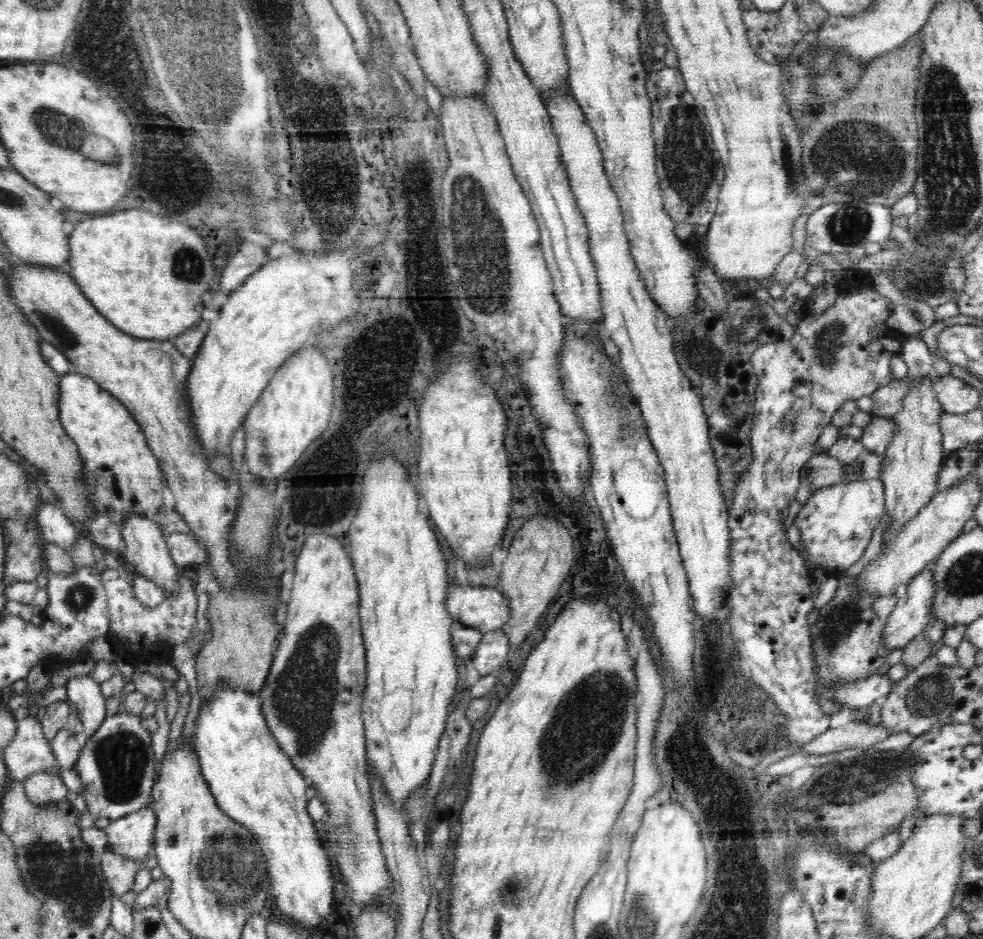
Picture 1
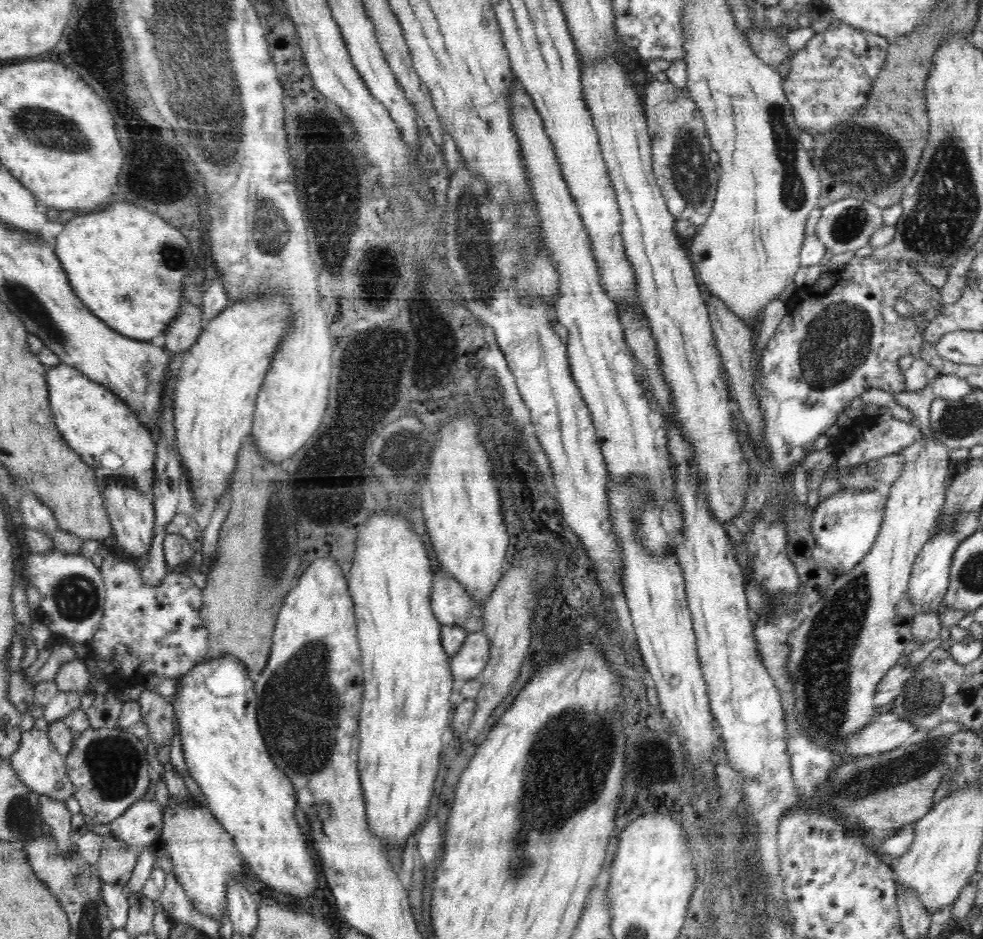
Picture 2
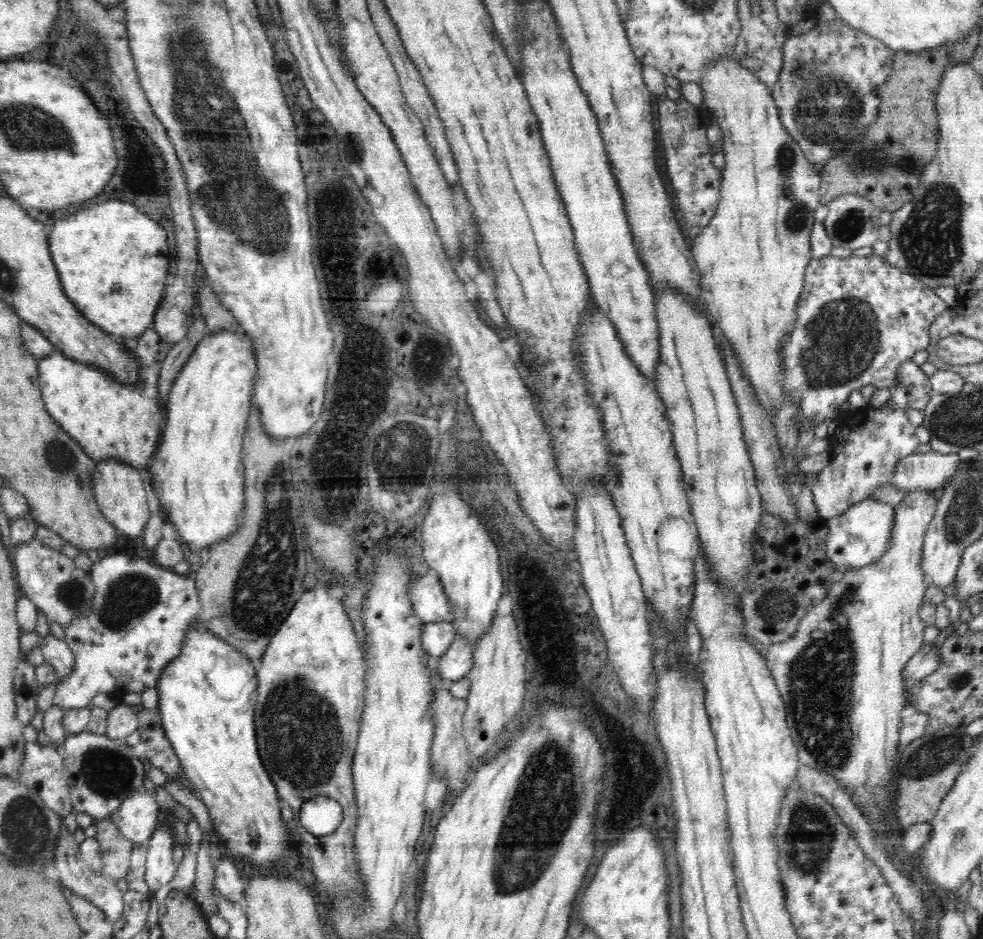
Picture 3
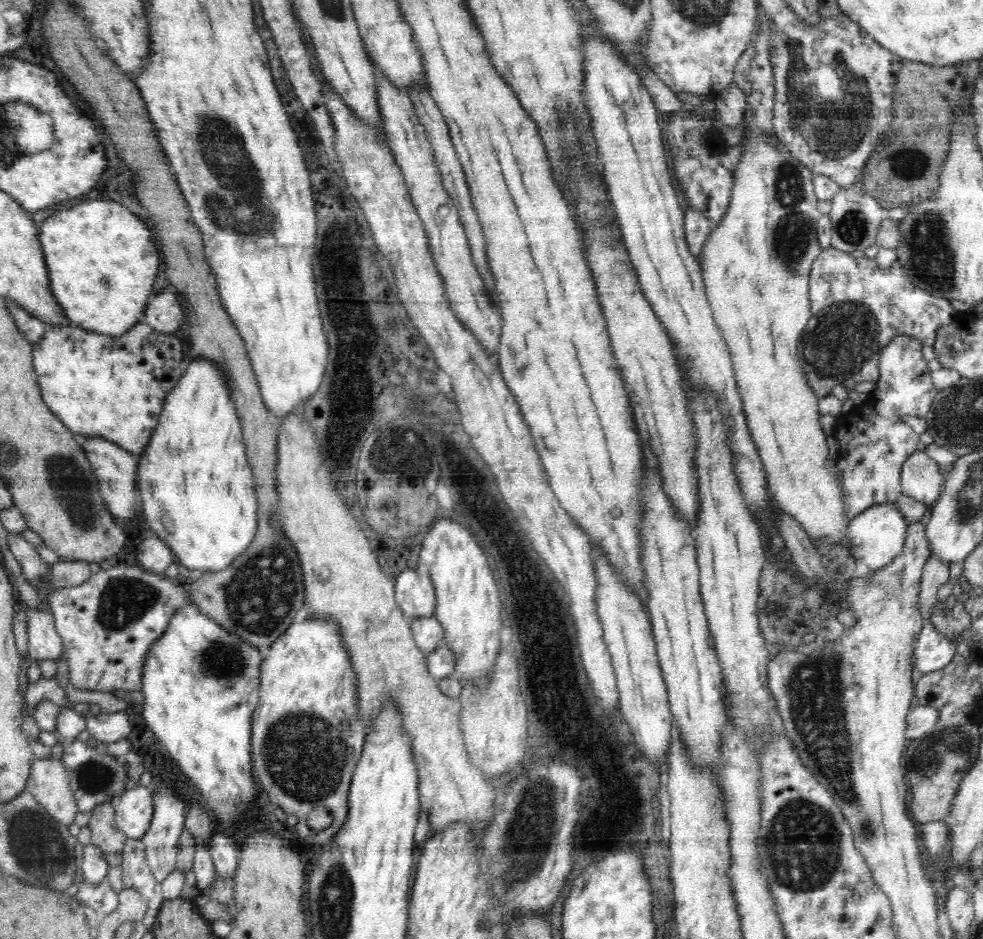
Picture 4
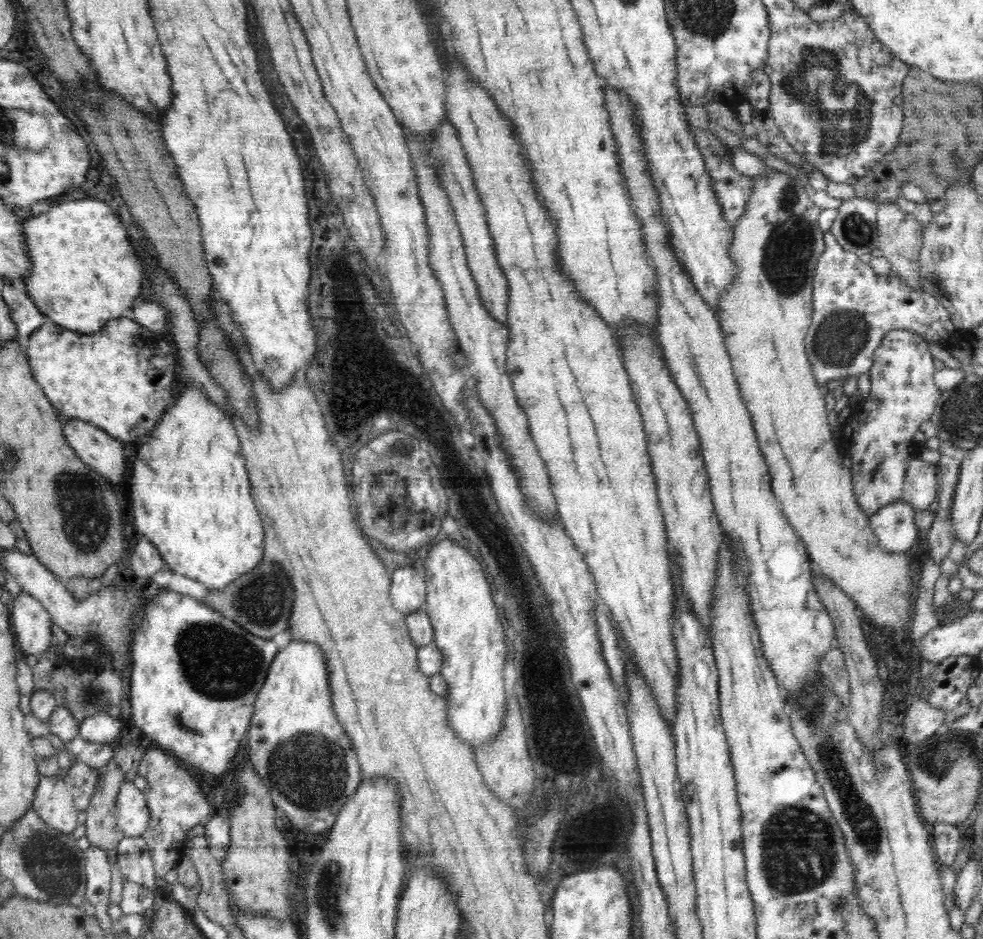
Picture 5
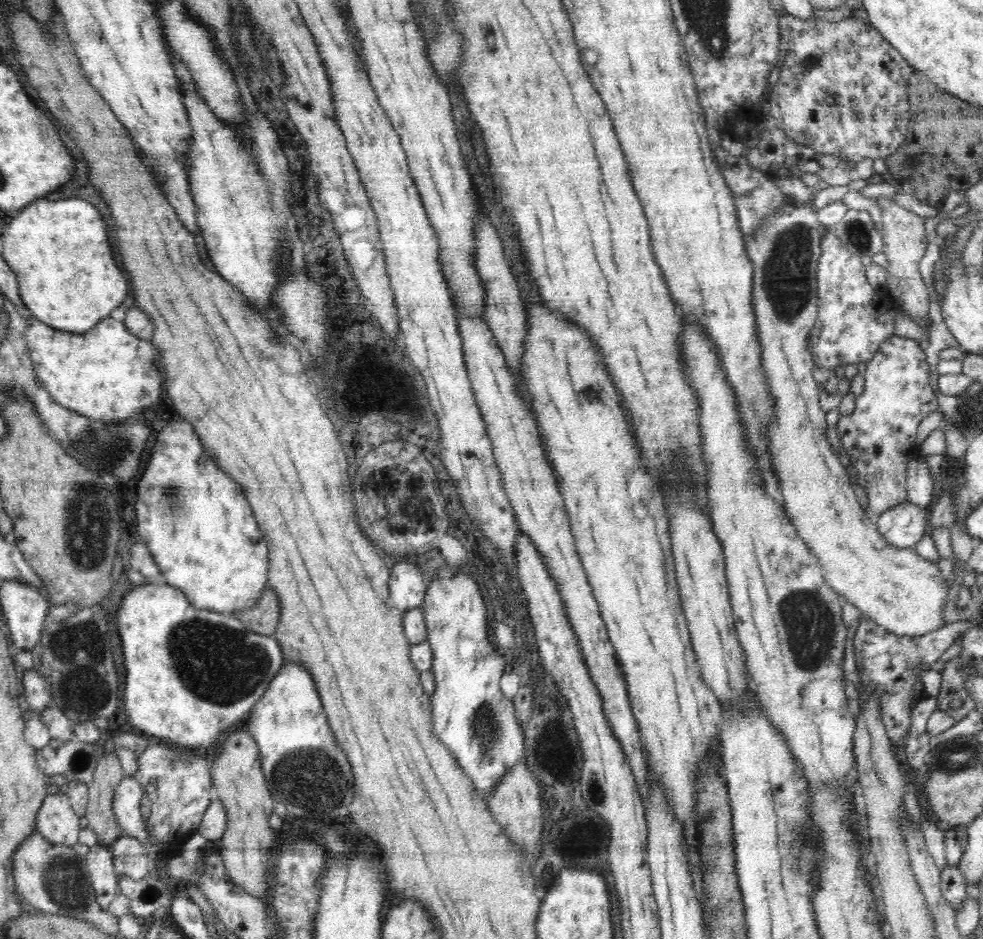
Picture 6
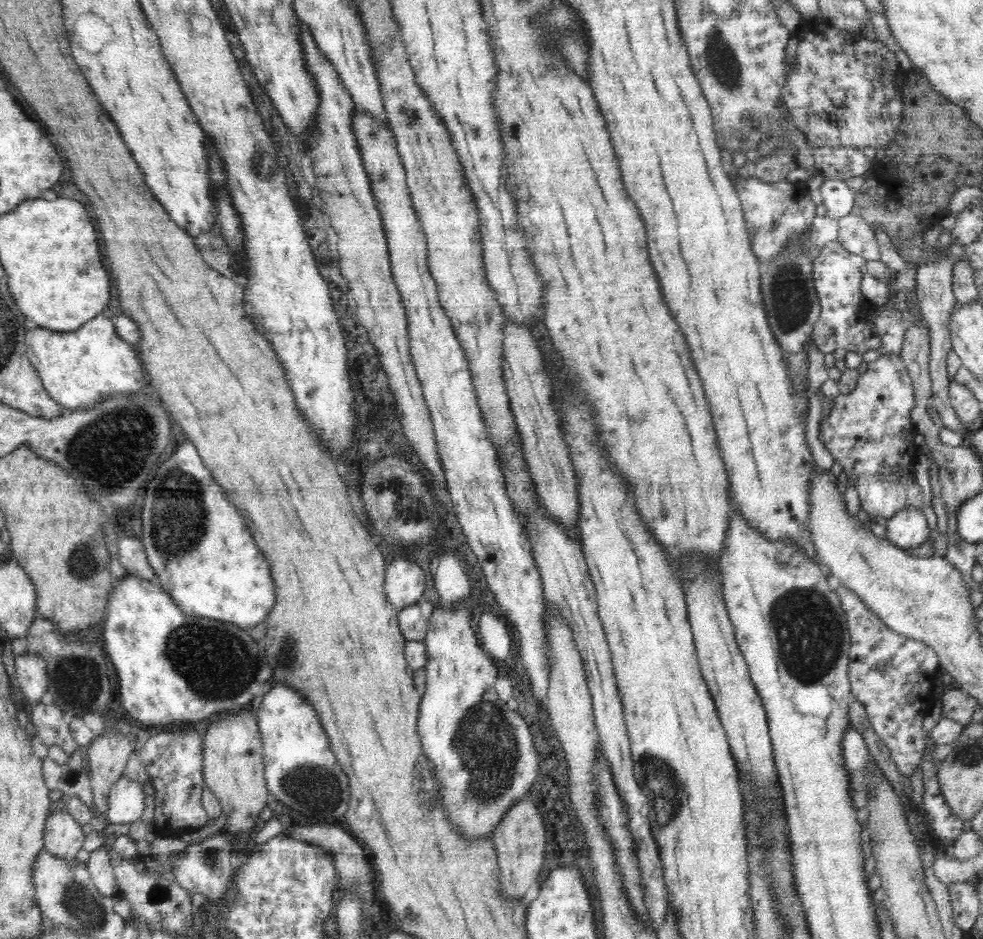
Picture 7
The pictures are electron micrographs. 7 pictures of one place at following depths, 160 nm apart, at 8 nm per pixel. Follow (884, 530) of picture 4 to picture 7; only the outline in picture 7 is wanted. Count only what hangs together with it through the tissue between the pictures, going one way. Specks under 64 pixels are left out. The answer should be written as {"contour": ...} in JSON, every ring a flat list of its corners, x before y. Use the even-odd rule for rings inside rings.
{"contour":[[909,505,888,519,886,526,886,540,902,549,924,545,930,534,928,518]]}

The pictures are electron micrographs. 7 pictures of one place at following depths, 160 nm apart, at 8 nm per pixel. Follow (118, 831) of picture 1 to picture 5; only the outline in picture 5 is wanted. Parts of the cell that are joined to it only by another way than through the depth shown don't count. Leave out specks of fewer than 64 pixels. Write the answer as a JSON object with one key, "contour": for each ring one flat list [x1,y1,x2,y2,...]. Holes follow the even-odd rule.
{"contour":[[125,781,120,787,115,813,117,826,126,837,141,836,148,828,151,816,147,796,138,790,133,781]]}

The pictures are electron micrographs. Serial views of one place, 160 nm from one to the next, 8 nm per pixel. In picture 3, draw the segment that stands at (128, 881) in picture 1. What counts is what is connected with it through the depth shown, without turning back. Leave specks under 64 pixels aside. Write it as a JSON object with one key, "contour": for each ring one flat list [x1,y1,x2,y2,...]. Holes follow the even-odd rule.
{"contour":[[110,817,94,821,97,828,95,839,100,843,102,870,100,874,112,878,114,882,125,878,134,843,128,840]]}

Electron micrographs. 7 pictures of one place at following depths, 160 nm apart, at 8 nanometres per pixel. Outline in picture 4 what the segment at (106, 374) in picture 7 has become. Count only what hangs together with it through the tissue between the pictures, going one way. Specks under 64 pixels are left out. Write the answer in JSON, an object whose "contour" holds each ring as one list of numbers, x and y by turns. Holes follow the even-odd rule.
{"contour":[[138,323,126,333,114,336,98,334,84,329,73,327,72,325,50,325,44,336,32,345,33,367,37,374,37,383,41,390,43,401,48,408,72,431,74,434,82,434,84,437,102,437,108,441,116,443,120,448,131,452,135,456,142,454,145,445,150,442,153,430,158,422,166,395,178,384,185,371,184,352,182,342,174,334,168,334,145,323]]}

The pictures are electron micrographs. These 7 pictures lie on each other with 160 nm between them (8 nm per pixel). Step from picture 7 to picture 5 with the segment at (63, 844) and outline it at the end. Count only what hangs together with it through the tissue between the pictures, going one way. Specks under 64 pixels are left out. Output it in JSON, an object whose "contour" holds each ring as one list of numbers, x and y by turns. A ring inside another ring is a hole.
{"contour":[[59,775,53,778,41,776,34,792,33,809,50,828,73,834,78,826,75,798]]}

